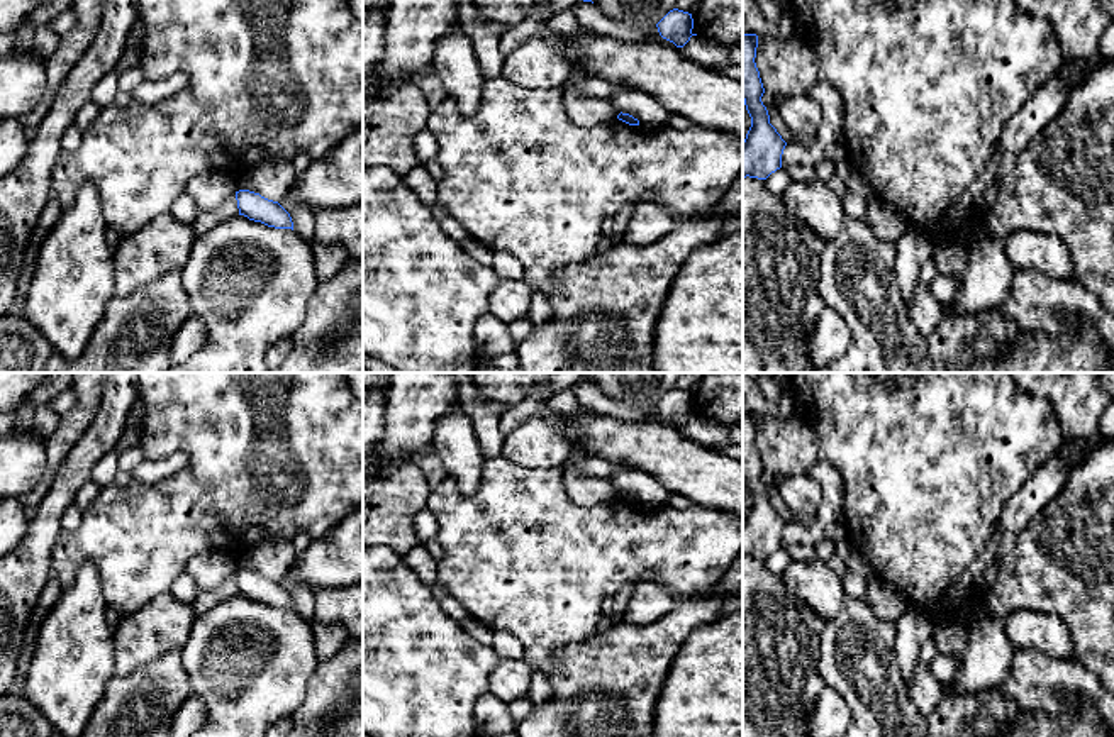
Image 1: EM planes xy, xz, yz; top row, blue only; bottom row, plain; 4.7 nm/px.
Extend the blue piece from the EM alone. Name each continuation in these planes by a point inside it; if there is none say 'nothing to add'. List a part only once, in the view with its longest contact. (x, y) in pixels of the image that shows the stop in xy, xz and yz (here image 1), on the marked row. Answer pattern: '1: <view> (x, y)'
nothing to add

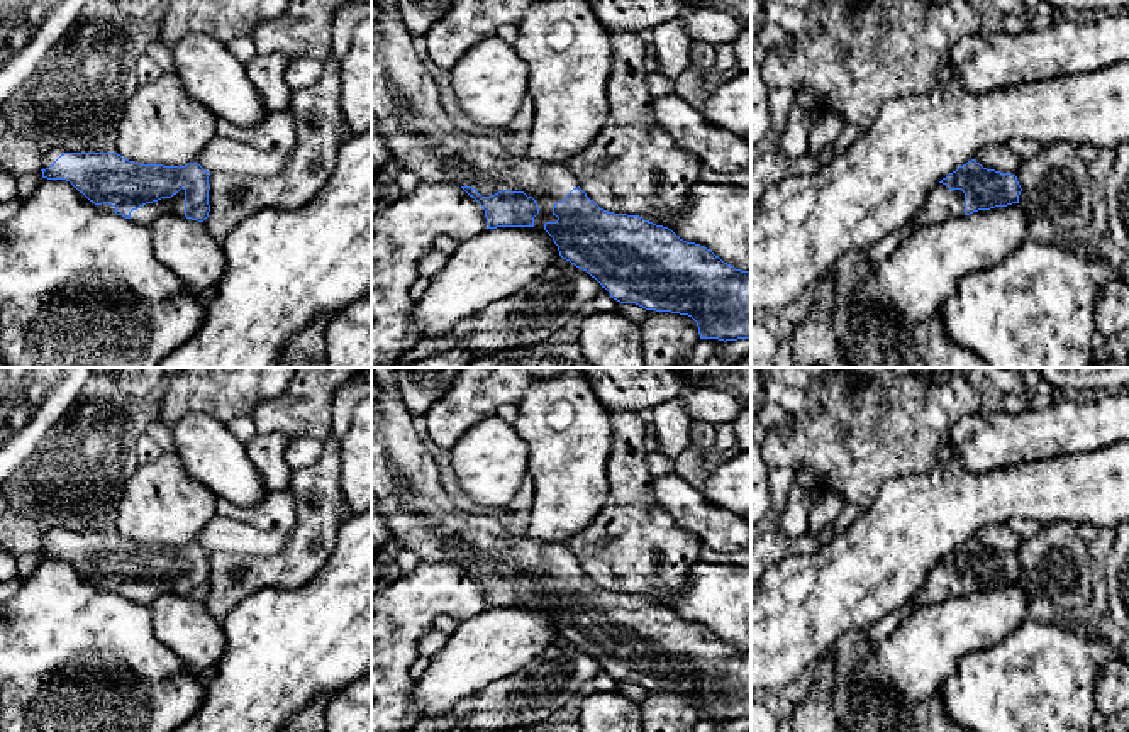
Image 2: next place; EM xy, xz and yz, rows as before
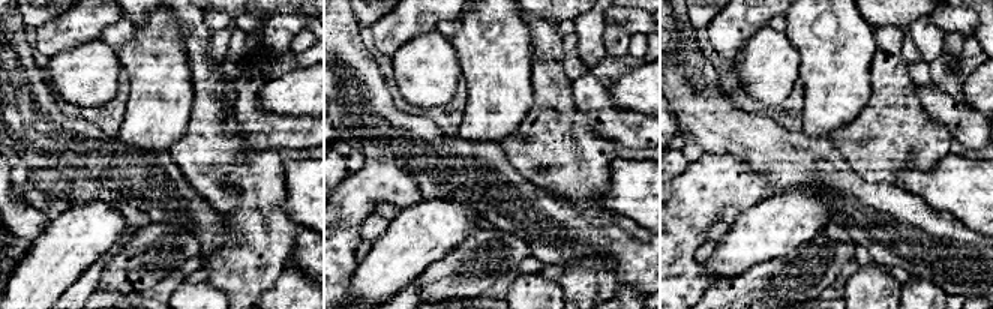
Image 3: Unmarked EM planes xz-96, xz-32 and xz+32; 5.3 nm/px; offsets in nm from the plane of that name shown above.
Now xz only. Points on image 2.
1: xz (416, 129)

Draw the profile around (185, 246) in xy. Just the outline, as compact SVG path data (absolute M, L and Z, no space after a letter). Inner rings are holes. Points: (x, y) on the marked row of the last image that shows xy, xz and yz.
M161 215L147 225L154 256L171 269L190 293L202 295L224 274L222 244L203 222L180 215Z

